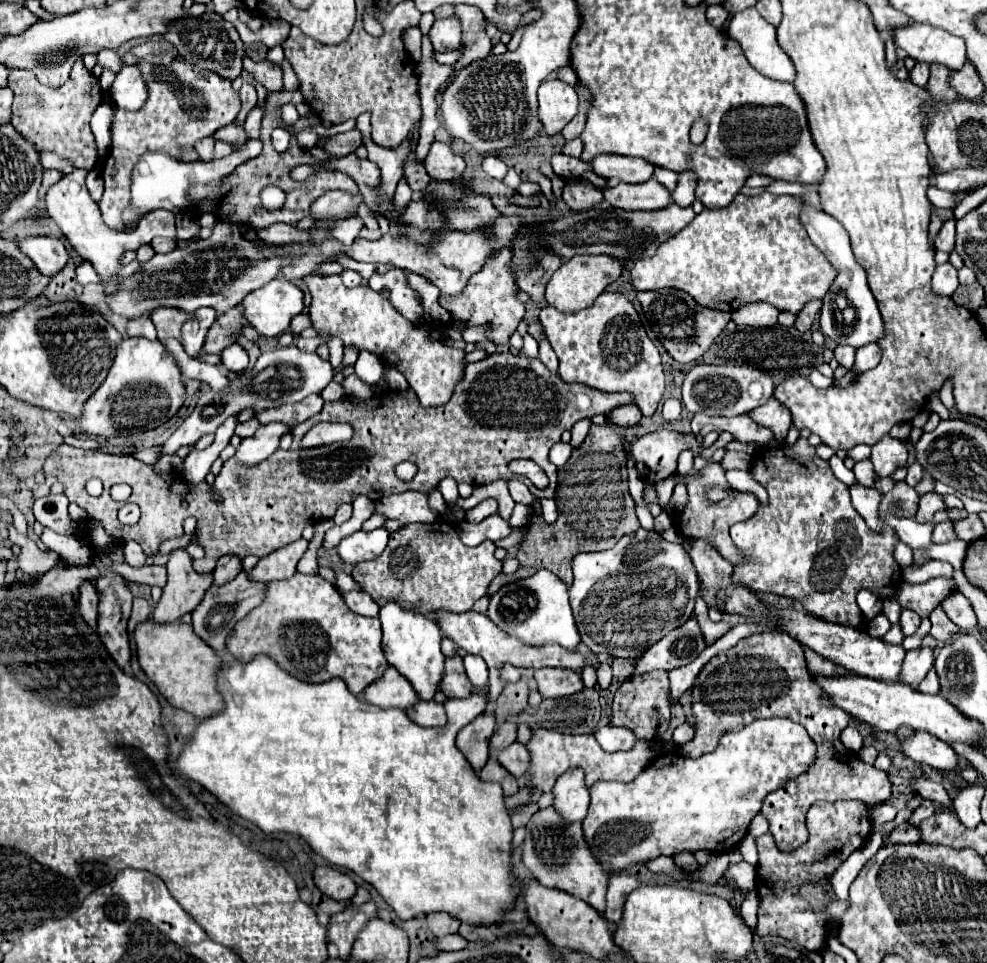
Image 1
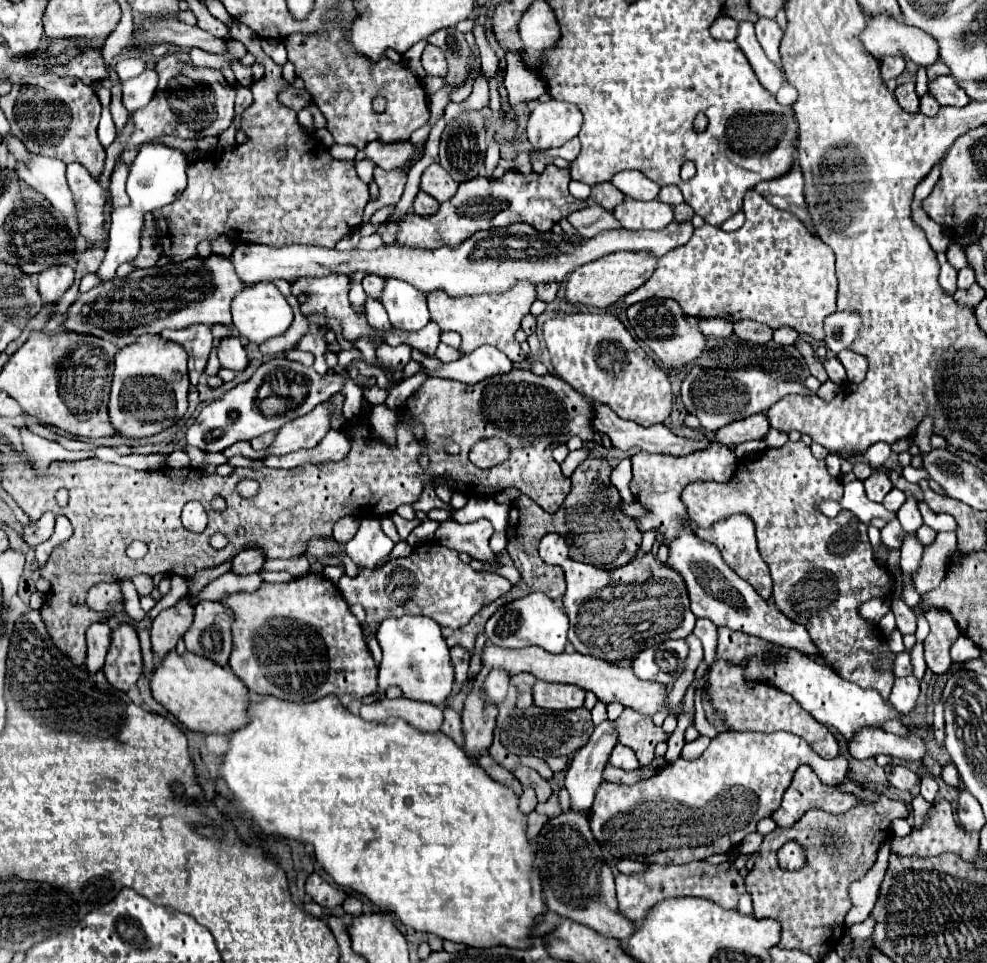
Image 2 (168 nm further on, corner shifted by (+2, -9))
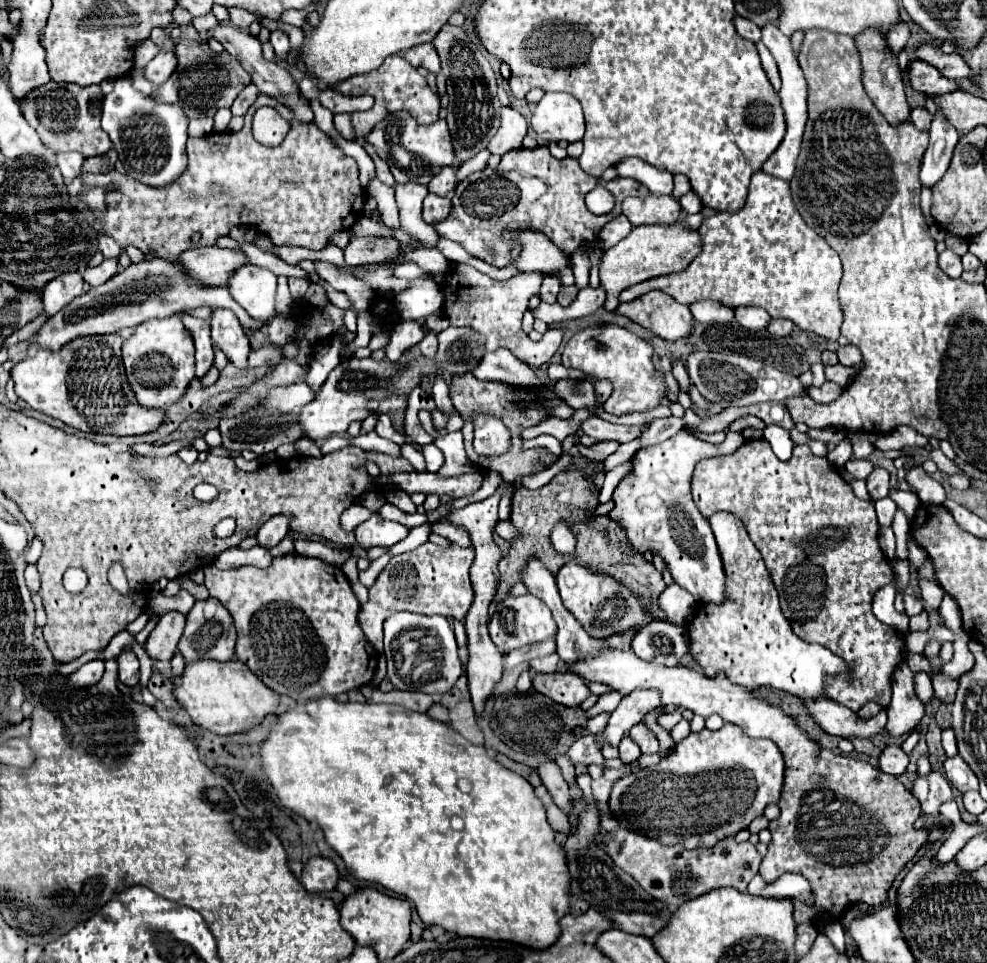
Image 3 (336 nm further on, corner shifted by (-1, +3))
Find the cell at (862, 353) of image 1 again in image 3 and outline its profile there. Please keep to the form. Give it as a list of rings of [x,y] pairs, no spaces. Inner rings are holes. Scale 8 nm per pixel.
[[[855,345],[839,347],[839,349],[837,349],[837,357],[839,357],[839,363],[845,365],[845,367],[857,367],[859,361],[863,359],[863,357],[861,357],[861,351],[859,351]]]

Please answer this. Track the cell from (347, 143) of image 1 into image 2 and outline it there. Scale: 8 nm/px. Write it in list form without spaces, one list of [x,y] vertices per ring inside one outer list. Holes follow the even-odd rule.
[[[372,141],[364,147],[366,159],[374,161],[378,167],[382,169],[396,169],[396,167],[404,167],[412,155],[414,155],[416,147],[410,145],[410,141],[402,141],[402,143],[392,143],[392,145],[384,145],[380,141]]]

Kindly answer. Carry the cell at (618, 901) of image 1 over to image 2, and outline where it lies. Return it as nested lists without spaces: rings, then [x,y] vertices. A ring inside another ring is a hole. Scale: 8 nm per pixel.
[[[692,861],[686,865],[648,865],[646,873],[636,875],[618,875],[616,877],[616,897],[620,915],[632,923],[642,923],[646,911],[662,899],[668,897],[702,897],[718,903],[724,909],[736,909],[738,897],[744,891],[744,879],[732,863],[710,865],[706,861]]]

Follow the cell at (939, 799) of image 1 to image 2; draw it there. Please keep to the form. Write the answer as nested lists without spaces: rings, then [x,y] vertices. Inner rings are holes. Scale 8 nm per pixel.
[[[900,765],[888,773],[888,781],[900,791],[910,791],[912,787],[916,787],[920,783],[920,779],[914,771],[910,771],[908,767],[900,767]]]

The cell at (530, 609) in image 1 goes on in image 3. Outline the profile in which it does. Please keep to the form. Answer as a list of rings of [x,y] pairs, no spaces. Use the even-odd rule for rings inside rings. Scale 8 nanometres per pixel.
[[[531,593],[521,595],[521,597],[507,597],[505,601],[497,603],[495,613],[489,621],[491,641],[497,645],[497,649],[501,653],[509,653],[509,651],[519,649],[523,645],[543,641],[547,637],[553,637],[555,633],[557,633],[557,625],[555,625],[555,619],[553,619],[549,607]]]

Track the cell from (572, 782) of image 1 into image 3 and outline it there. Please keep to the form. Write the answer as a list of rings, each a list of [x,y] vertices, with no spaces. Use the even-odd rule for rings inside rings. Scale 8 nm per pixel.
[[[653,689],[631,691],[629,695],[625,695],[621,699],[617,709],[611,713],[611,719],[609,719],[609,725],[607,725],[605,733],[597,737],[599,743],[603,745],[607,741],[609,745],[617,747],[621,737],[627,735],[629,727],[641,723],[641,719],[657,707],[661,707],[659,691],[653,691]]]

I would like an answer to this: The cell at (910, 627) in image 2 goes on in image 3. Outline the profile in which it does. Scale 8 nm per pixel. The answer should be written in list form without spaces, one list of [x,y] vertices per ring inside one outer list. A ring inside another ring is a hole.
[[[905,593],[905,613],[907,613],[909,617],[919,615],[923,609],[925,609],[925,607],[923,607],[923,603],[921,603],[917,597],[913,597],[913,595]]]

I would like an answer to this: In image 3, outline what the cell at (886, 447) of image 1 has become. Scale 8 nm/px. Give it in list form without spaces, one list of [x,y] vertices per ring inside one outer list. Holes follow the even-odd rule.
[[[873,469],[867,477],[867,491],[873,501],[879,501],[889,495],[889,471],[887,469]]]

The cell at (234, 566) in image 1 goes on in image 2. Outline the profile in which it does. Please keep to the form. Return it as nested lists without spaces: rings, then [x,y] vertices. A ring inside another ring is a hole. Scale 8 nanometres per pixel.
[[[244,549],[242,553],[238,553],[232,559],[232,573],[234,575],[250,575],[260,571],[260,567],[264,565],[264,555],[258,549]]]

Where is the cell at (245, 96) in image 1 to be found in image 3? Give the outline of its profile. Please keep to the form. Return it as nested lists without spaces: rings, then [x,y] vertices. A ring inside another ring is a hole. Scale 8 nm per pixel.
[[[247,85],[239,95],[237,95],[237,99],[235,99],[235,103],[231,105],[231,111],[233,111],[233,115],[245,115],[245,111],[255,103],[255,99],[257,99],[257,95],[259,95],[259,91],[257,91],[257,87],[255,85]]]

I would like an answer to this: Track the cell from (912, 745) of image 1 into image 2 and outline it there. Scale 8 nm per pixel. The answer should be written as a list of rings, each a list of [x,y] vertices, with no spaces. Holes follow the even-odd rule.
[[[876,727],[860,729],[854,737],[854,741],[848,743],[848,751],[856,759],[876,757],[876,755],[888,755],[902,761],[922,761],[928,751],[922,737],[910,735],[910,737],[898,737],[892,733],[886,733]]]

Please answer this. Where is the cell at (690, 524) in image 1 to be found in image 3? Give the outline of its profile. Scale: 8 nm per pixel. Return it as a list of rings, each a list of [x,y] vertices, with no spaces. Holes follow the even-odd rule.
[[[715,513],[709,517],[711,529],[715,533],[719,553],[723,559],[723,569],[727,577],[725,591],[729,591],[729,599],[725,603],[701,603],[695,607],[693,621],[687,625],[687,635],[689,635],[689,653],[691,657],[703,667],[705,675],[715,675],[719,671],[725,671],[729,679],[737,685],[743,685],[747,689],[757,689],[757,687],[773,687],[797,697],[823,697],[823,681],[827,675],[839,675],[847,671],[847,665],[843,663],[841,657],[829,653],[825,647],[817,643],[809,643],[799,639],[791,627],[789,621],[783,617],[781,607],[779,607],[779,597],[775,591],[775,585],[769,577],[769,571],[763,563],[761,553],[757,547],[751,543],[745,525],[731,513]]]

